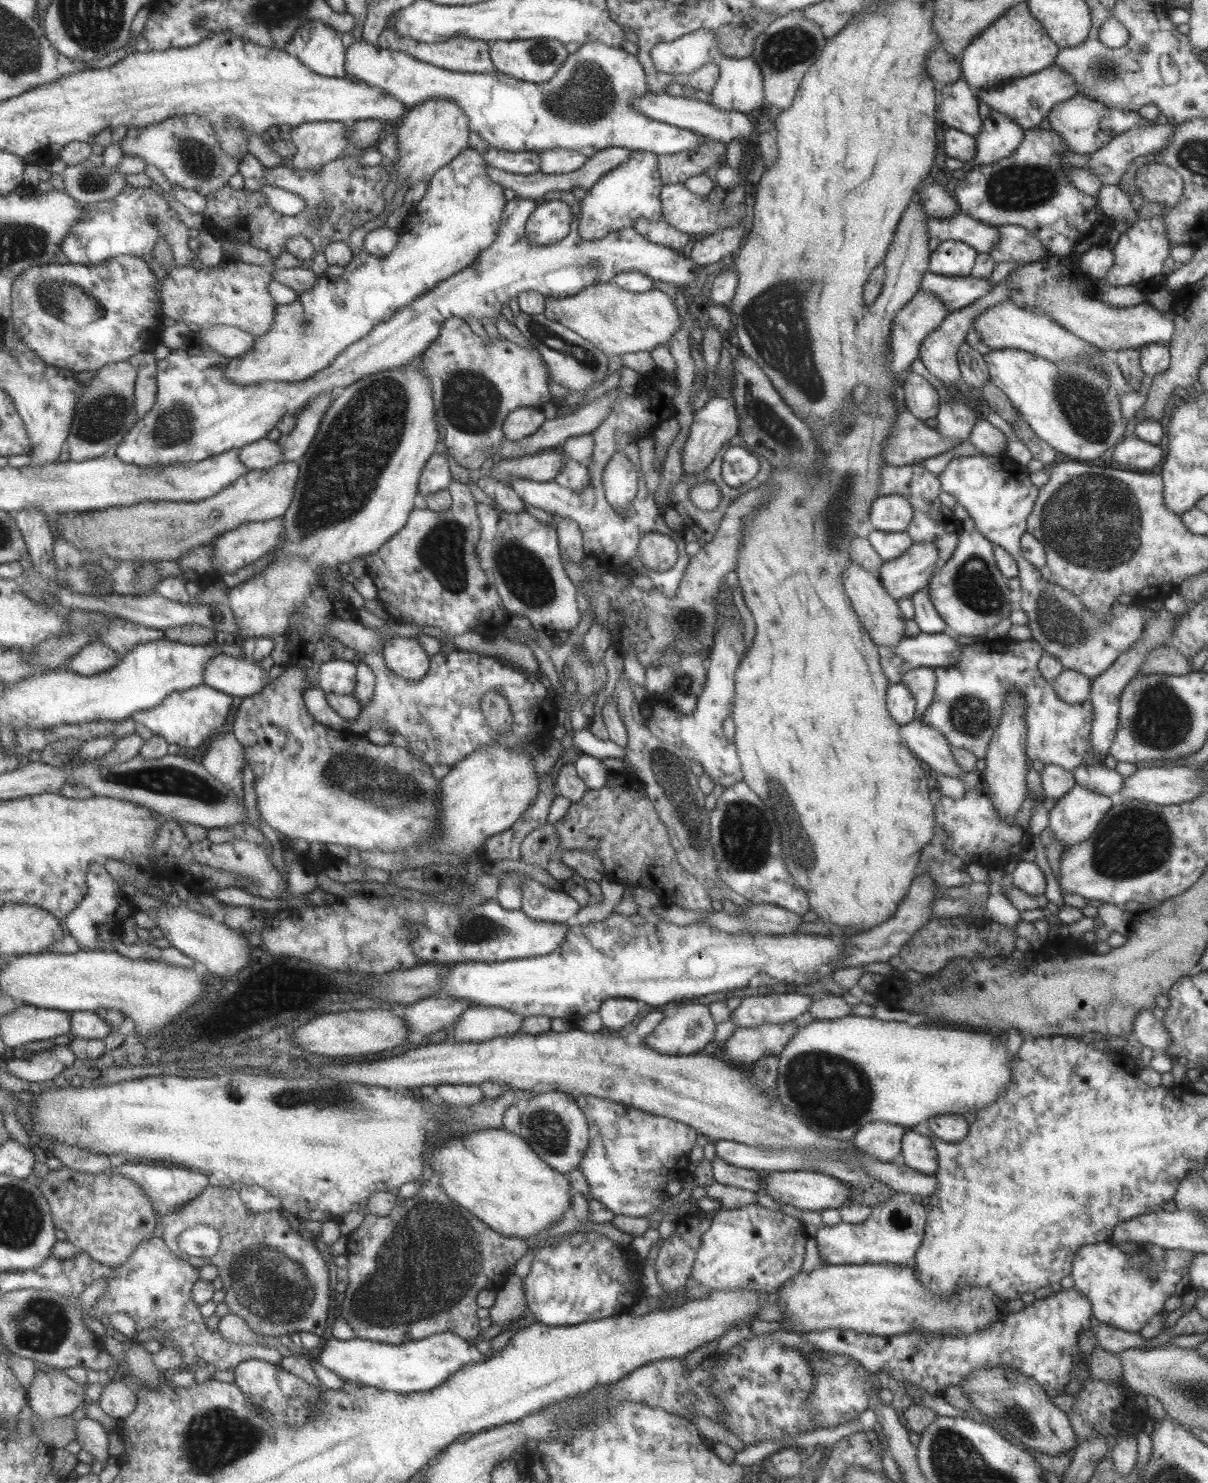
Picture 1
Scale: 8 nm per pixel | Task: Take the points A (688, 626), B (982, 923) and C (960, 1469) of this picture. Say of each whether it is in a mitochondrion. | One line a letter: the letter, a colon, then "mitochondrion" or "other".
A: mitochondrion
B: other
C: mitochondrion

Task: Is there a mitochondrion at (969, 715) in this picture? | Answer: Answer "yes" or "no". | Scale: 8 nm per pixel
yes

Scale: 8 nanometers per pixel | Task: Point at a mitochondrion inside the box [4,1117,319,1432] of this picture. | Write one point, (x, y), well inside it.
(42, 1325)

